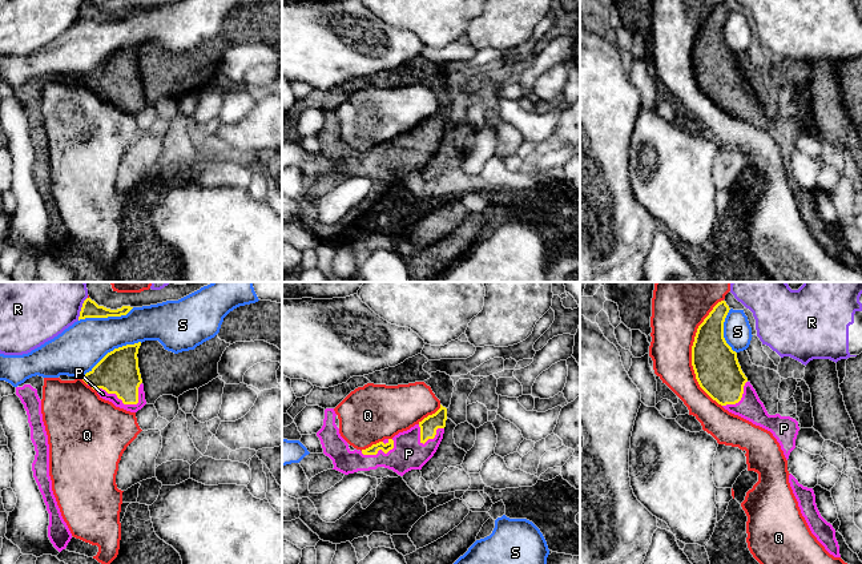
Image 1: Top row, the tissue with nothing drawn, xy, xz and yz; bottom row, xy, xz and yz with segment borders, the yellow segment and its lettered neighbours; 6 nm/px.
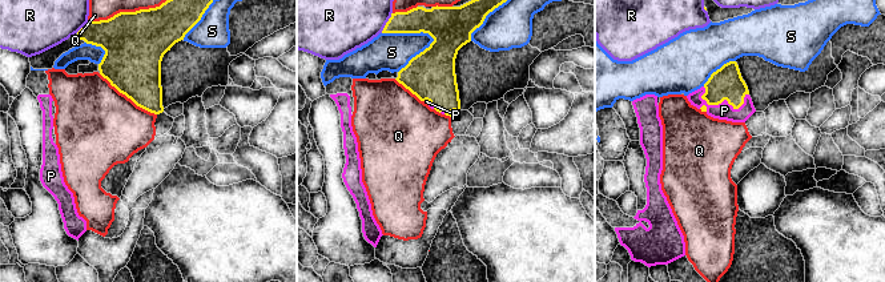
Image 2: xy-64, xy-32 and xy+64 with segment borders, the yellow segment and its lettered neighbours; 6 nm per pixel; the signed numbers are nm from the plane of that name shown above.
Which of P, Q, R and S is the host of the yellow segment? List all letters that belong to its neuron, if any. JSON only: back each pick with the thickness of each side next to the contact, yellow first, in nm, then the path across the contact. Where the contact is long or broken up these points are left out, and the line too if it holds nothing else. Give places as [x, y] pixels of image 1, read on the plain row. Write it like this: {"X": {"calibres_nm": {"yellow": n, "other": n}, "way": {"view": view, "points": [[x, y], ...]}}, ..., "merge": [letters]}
{"P": {"calibres_nm": {"yellow": 260, "other": 50}}, "merge": ["P"]}

